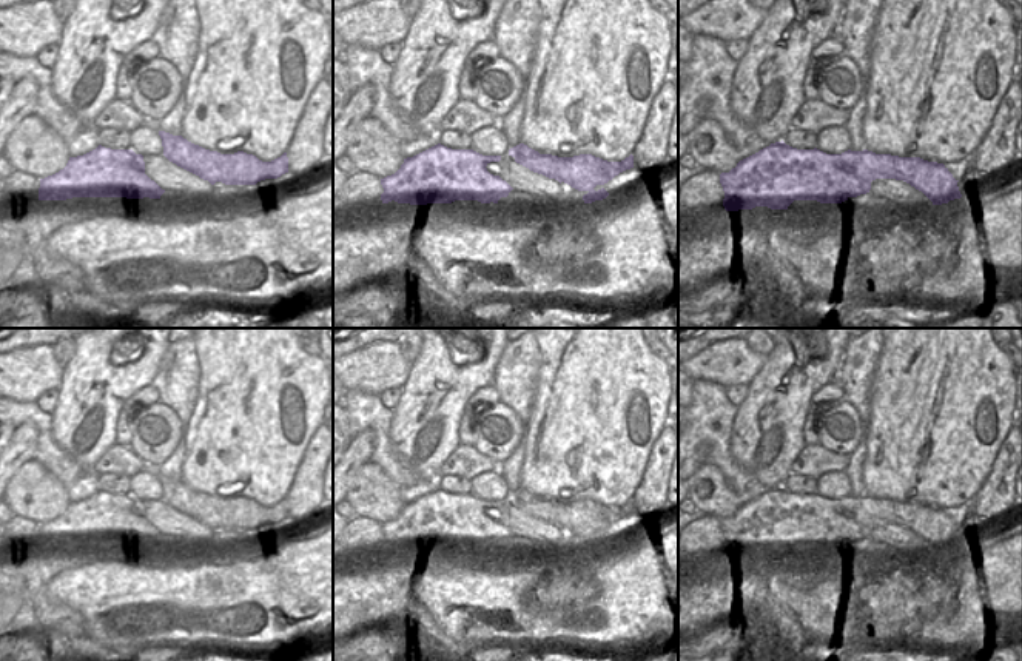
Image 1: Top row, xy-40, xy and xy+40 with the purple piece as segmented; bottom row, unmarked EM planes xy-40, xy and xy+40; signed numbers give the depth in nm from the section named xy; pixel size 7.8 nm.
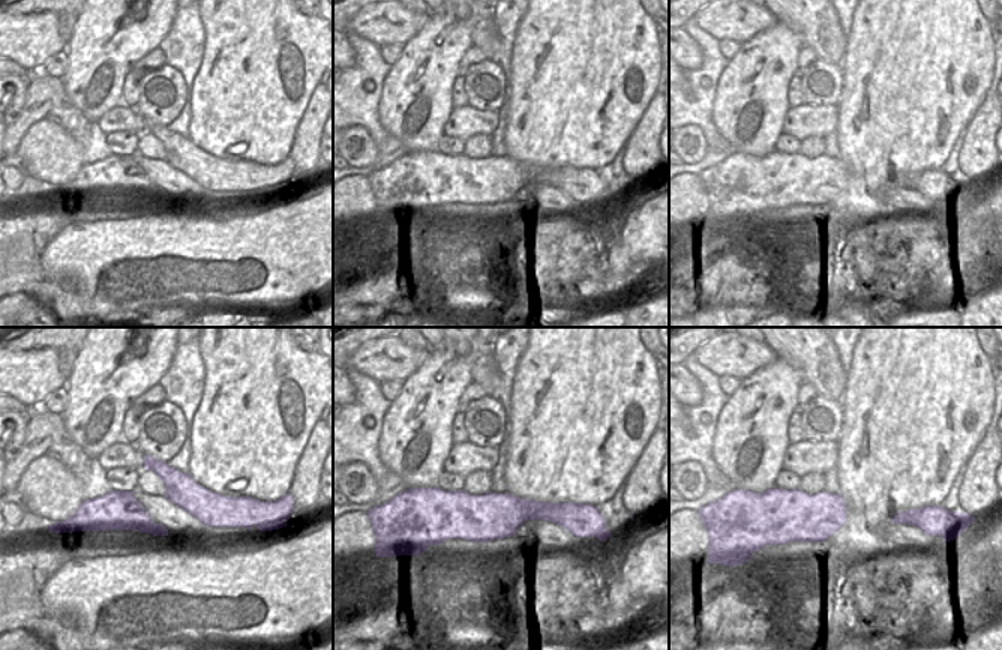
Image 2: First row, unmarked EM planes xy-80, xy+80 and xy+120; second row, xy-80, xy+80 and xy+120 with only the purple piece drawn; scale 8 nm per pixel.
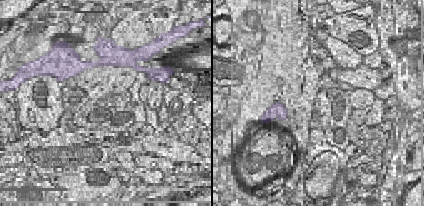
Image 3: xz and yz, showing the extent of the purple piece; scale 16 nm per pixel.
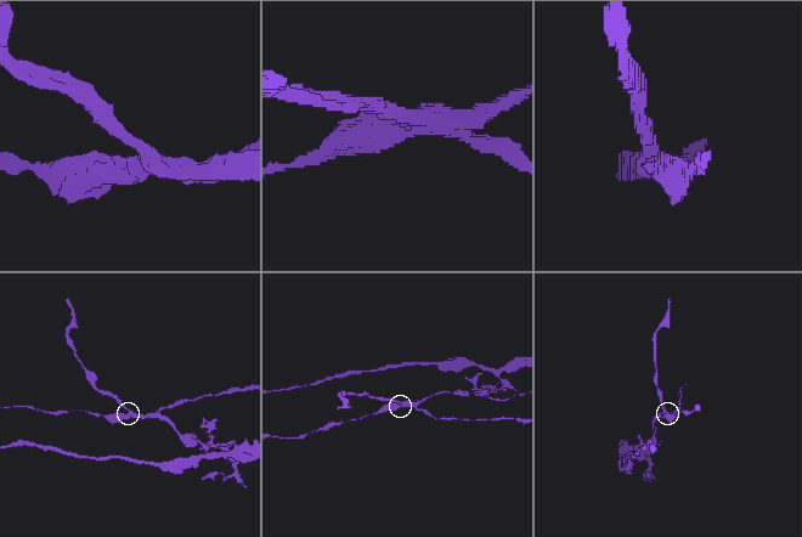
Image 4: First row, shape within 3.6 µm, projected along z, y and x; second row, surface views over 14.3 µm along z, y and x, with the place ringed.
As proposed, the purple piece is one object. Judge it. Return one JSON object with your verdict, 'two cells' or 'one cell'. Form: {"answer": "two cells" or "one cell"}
{"answer": "two cells"}

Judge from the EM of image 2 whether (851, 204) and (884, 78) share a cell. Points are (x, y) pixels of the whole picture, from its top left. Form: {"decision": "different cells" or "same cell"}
{"decision": "same cell"}

